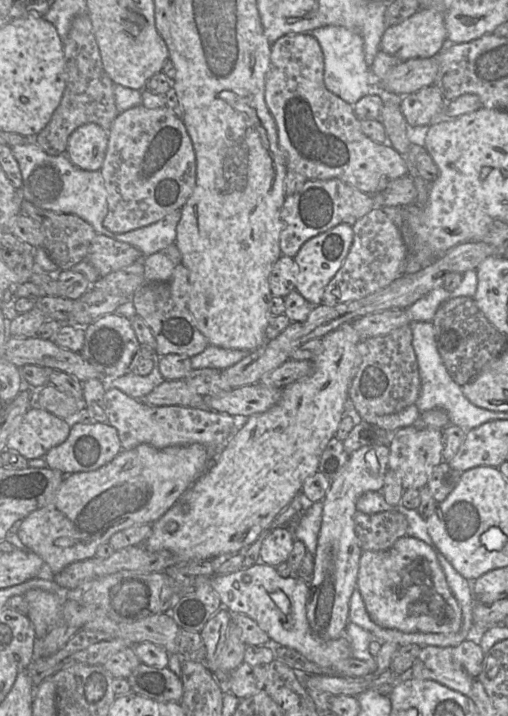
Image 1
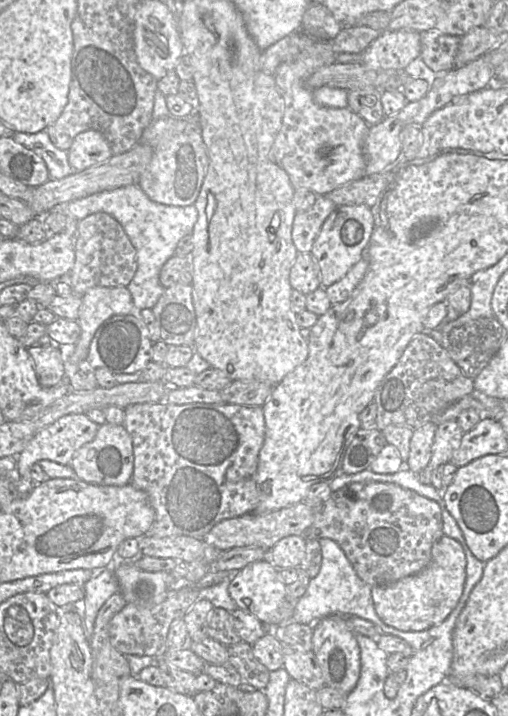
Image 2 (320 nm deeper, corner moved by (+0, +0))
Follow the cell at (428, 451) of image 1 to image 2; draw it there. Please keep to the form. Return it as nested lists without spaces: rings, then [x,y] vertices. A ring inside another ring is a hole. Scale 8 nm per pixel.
[[[456,420],[439,424],[432,444],[431,459],[427,466],[435,469],[450,462],[453,452],[460,446],[463,434],[465,433]]]

